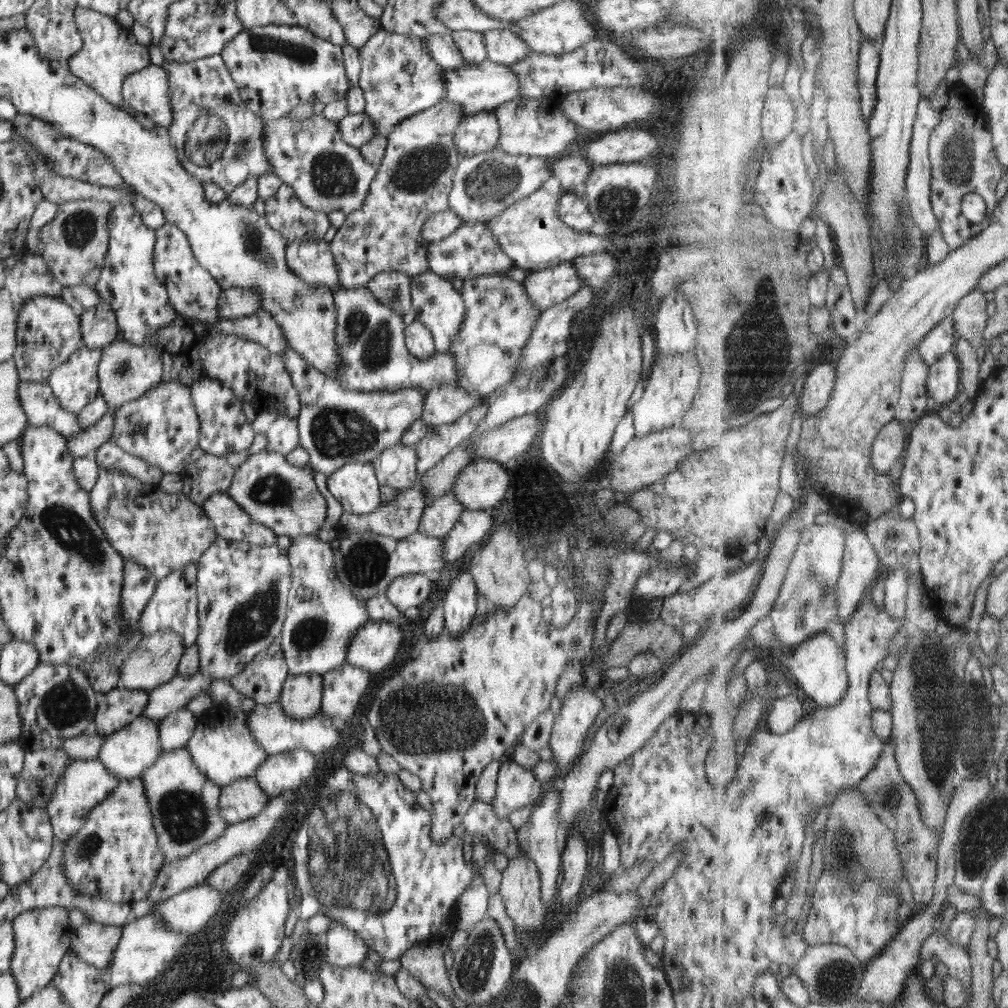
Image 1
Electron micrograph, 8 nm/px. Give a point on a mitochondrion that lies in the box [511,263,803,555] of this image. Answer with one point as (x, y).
(758, 323)

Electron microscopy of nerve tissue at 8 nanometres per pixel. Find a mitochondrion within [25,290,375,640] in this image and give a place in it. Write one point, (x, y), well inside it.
(73, 536)

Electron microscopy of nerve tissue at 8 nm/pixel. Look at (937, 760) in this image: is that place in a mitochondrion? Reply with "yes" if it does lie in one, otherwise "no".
yes

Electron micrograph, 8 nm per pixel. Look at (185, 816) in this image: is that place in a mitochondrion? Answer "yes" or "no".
yes

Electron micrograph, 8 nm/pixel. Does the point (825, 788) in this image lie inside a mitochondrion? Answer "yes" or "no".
no

